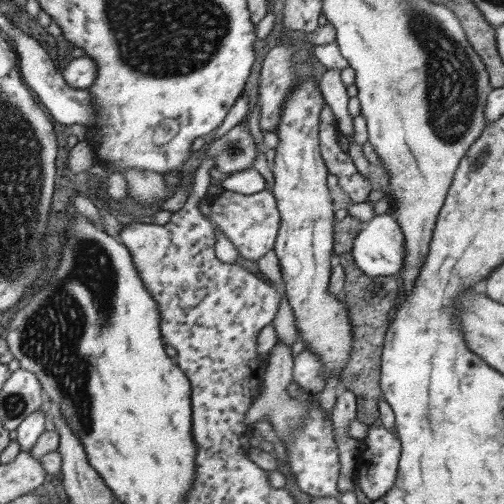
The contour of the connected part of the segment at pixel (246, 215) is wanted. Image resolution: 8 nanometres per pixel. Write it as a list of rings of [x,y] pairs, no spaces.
[[[224,189],[211,203],[211,218],[221,231],[230,238],[249,261],[259,261],[265,254],[276,248],[282,218],[279,204],[273,191],[264,190],[255,194],[239,194]]]

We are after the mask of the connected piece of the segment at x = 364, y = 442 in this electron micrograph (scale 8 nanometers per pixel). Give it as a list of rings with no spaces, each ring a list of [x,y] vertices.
[[[382,424],[369,426],[359,441],[358,459],[353,466],[353,478],[369,502],[381,498],[395,480],[400,454],[399,438]]]

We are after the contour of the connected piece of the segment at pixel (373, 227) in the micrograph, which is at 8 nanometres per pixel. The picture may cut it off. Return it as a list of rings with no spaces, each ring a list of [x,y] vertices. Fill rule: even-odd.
[[[388,211],[375,215],[364,223],[360,233],[355,238],[355,242],[352,244],[353,261],[361,272],[371,278],[389,276],[397,279],[404,264],[404,256],[403,232],[399,229],[397,219]]]

